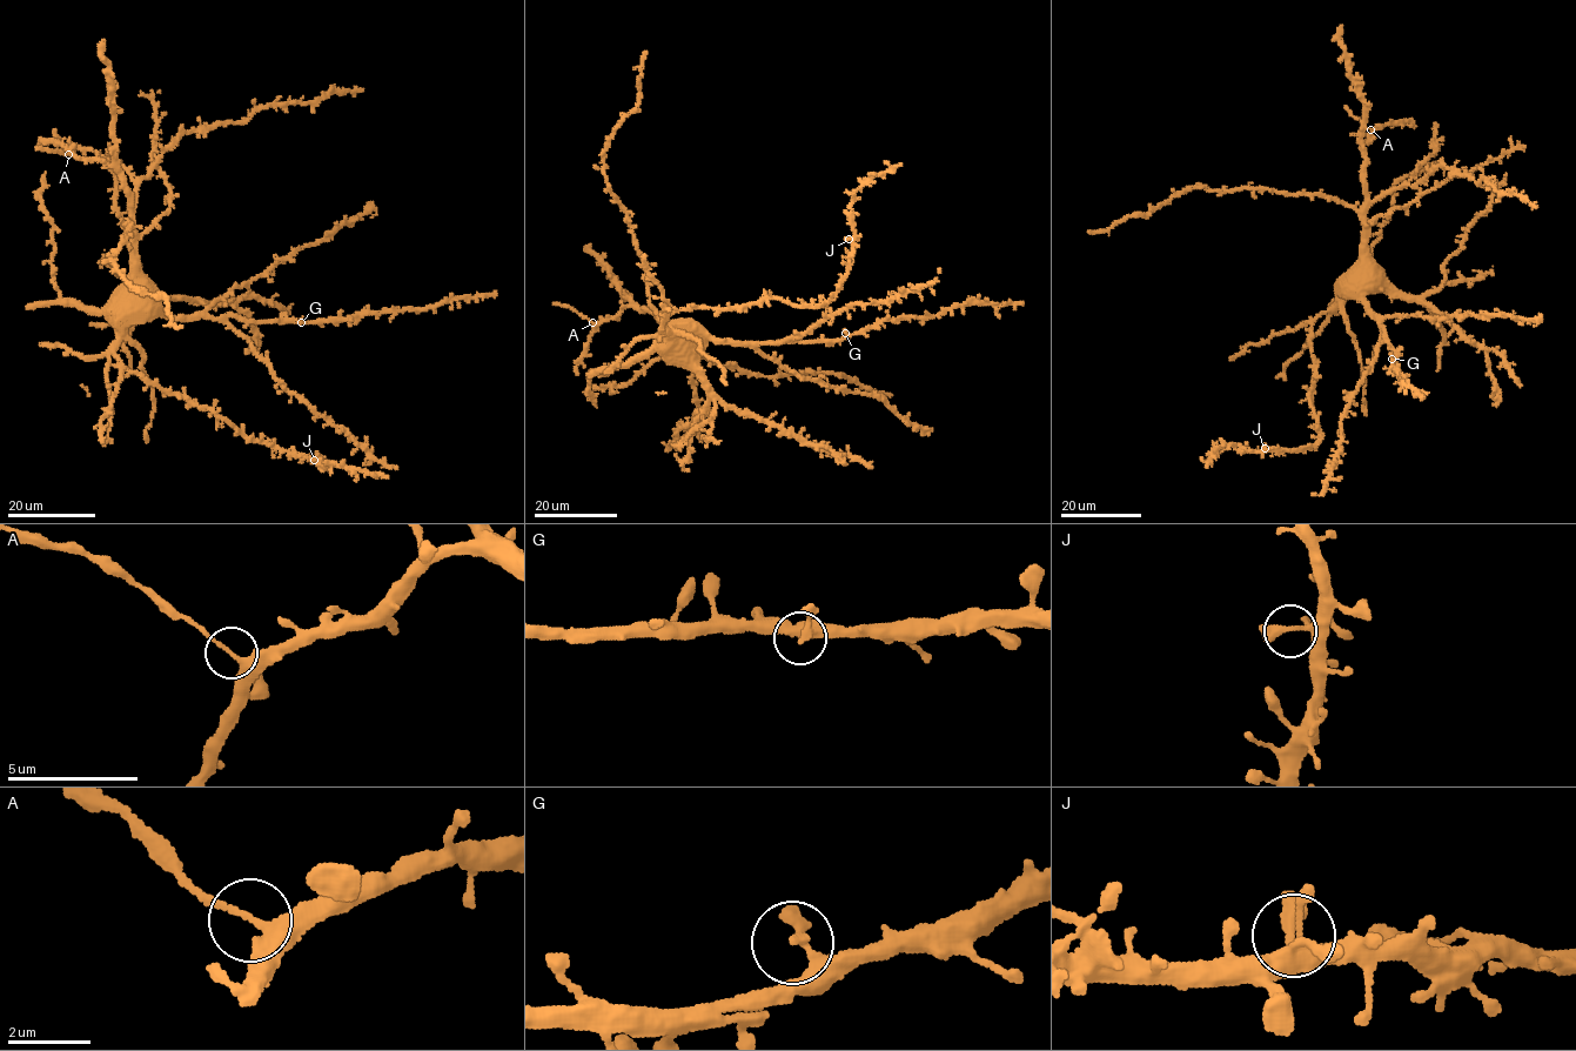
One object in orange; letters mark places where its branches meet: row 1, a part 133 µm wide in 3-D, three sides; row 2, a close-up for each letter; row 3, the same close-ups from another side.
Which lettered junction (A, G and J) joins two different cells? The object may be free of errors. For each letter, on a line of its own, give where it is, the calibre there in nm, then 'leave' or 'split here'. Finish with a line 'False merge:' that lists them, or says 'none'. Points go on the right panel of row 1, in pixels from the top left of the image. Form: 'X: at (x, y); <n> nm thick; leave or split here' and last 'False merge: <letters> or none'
A: at (1370, 129); 240 nm thick; split here
G: at (1392, 359); 150 nm thick; leave
J: at (1265, 448); 320 nm thick; leave
False merge: A

